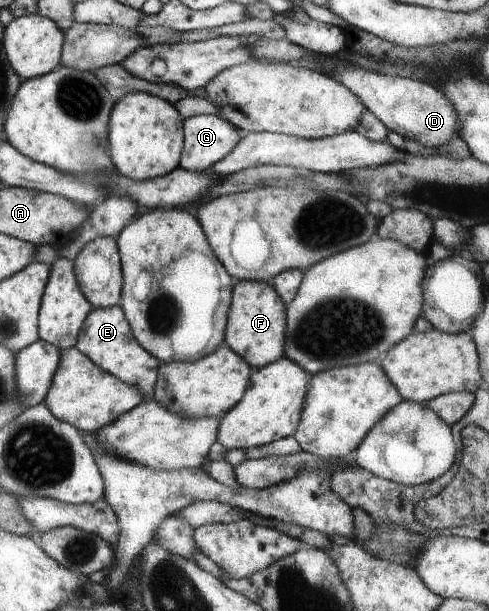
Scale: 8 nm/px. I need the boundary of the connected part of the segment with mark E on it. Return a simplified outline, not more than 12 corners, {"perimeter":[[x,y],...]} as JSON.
{"perimeter":[[119,305],[93,308],[75,347],[153,399],[162,362]]}

